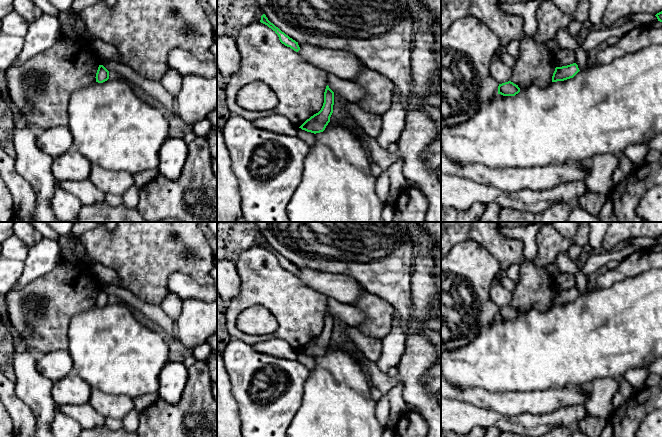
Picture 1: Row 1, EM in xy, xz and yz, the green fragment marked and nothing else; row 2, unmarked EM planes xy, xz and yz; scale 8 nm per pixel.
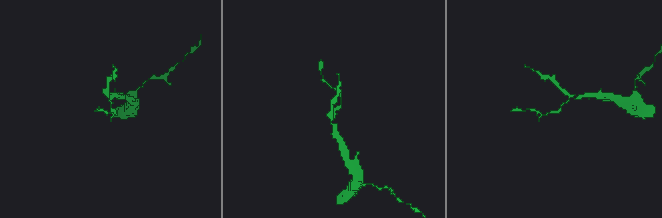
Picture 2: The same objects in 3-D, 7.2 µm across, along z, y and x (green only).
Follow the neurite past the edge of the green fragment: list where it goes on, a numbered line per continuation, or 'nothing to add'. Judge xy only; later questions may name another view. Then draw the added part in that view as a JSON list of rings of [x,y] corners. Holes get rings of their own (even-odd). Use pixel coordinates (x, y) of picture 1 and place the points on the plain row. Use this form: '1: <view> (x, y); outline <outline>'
nothing to add

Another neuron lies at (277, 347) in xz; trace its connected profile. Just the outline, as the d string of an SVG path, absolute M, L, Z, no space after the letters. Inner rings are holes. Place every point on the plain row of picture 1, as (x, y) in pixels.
M271 339L254 344L253 349L267 355L296 360L299 351L283 339Z

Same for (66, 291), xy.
M73 233L59 236L61 263L46 275L22 288L13 287L4 296L9 322L22 335L22 345L28 347L36 356L68 349L68 330L72 318L96 306L95 301L100 289L99 281L77 253L78 239L79 237ZM37 297L42 300L44 309L33 313L26 309L24 301L34 300Z

